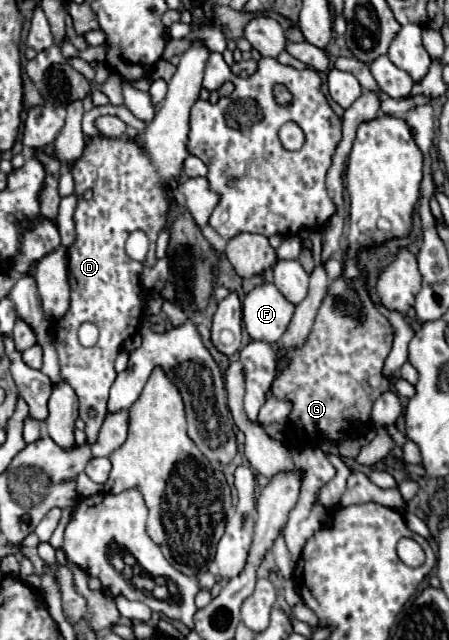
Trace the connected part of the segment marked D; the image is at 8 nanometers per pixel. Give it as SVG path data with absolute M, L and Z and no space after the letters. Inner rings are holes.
M191 46L181 56L177 72L169 82L169 92L167 92L165 100L159 104L159 112L157 112L155 120L149 124L149 130L139 134L135 140L131 140L131 138L111 140L111 138L95 136L73 168L75 194L79 196L79 204L75 210L77 238L75 238L75 244L69 248L69 272L67 272L69 284L71 284L71 308L67 310L67 314L61 320L53 322L53 336L55 336L55 344L57 344L57 352L59 352L63 378L77 392L79 416L87 424L85 432L87 432L89 442L95 442L95 438L99 434L99 426L103 424L103 418L107 414L107 410L105 410L107 390L111 388L111 384L115 380L113 362L115 362L117 354L121 352L123 340L133 336L139 328L139 318L143 312L143 292L141 292L139 276L145 266L155 264L155 240L157 240L157 234L161 232L161 228L165 226L167 206L169 206L163 186L169 182L169 178L179 178L183 160L189 156L189 152L187 152L189 112L191 112L191 106L195 104L195 100L199 98L199 90L201 90L201 82L203 82L203 66L205 66L207 58L209 58L209 54L207 54L207 50L203 50L203 46ZM85 190L93 190L91 200L81 198L81 194ZM133 230L143 230L149 238L149 252L143 262L135 262L135 260L127 258L127 252L125 252L127 236ZM83 322L97 324L97 328L101 332L99 342L91 348L81 346L77 340L77 330ZM89 408L95 410L95 416L87 414Z

